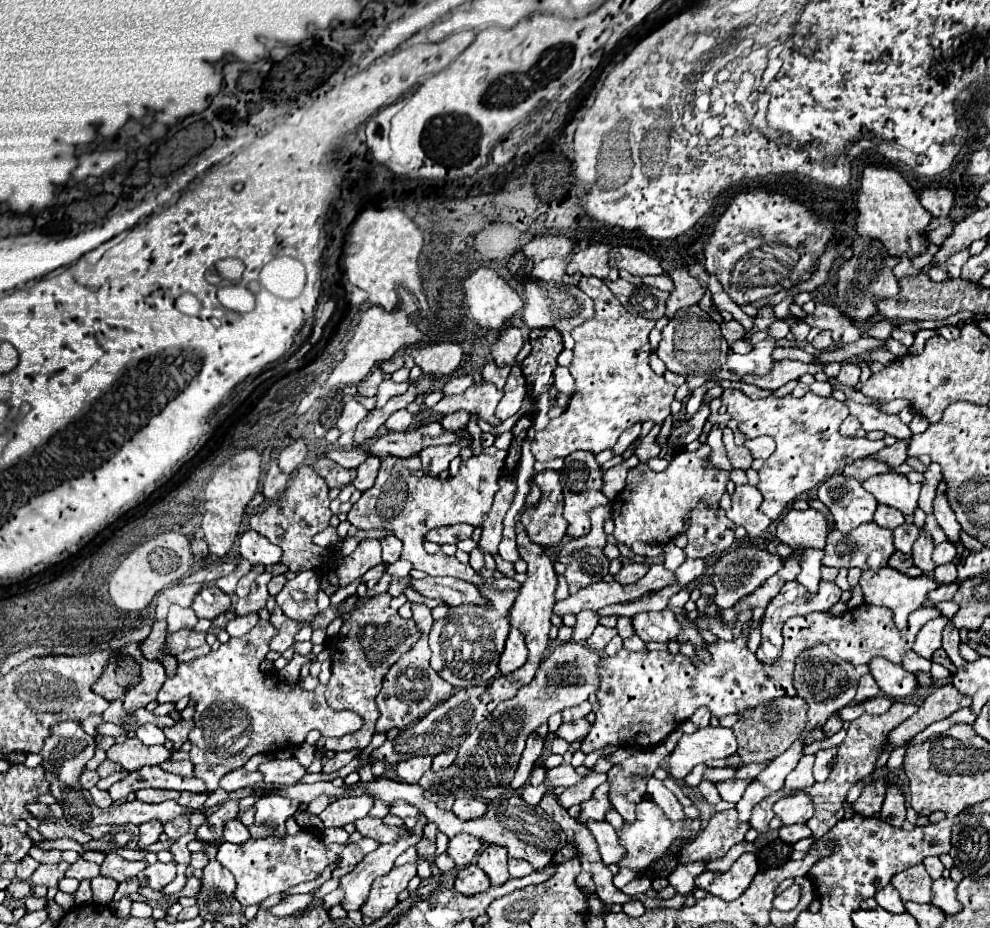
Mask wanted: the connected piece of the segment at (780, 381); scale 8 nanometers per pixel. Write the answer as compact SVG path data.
M774 361L772 369L764 377L746 377L744 383L756 385L760 389L776 391L778 387L786 385L792 379L798 379L804 373L816 373L822 371L822 363L800 363L800 361Z

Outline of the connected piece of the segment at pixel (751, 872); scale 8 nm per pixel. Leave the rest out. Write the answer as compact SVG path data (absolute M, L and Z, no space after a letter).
M742 853L728 871L712 875L712 871L704 871L696 877L696 885L706 889L710 895L718 895L724 901L738 899L748 885L752 883L754 875L758 873L758 863L754 853Z

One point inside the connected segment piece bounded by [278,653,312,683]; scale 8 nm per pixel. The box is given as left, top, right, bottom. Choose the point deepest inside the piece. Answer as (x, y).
(291, 673)

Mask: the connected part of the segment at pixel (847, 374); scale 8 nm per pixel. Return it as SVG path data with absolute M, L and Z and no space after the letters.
M842 363L842 369L836 379L842 385L856 385L860 381L860 367L856 363Z

